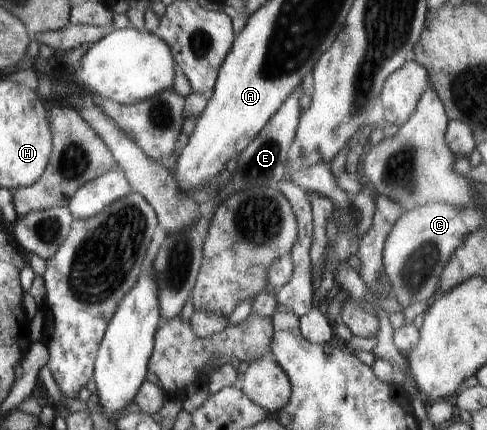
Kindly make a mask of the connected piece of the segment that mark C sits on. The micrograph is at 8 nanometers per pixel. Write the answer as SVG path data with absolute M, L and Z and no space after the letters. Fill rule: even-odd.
M444 203L427 204L399 216L386 237L382 266L391 287L391 298L403 308L426 300L432 302L439 295L439 280L451 254L470 234L462 220L463 209Z

